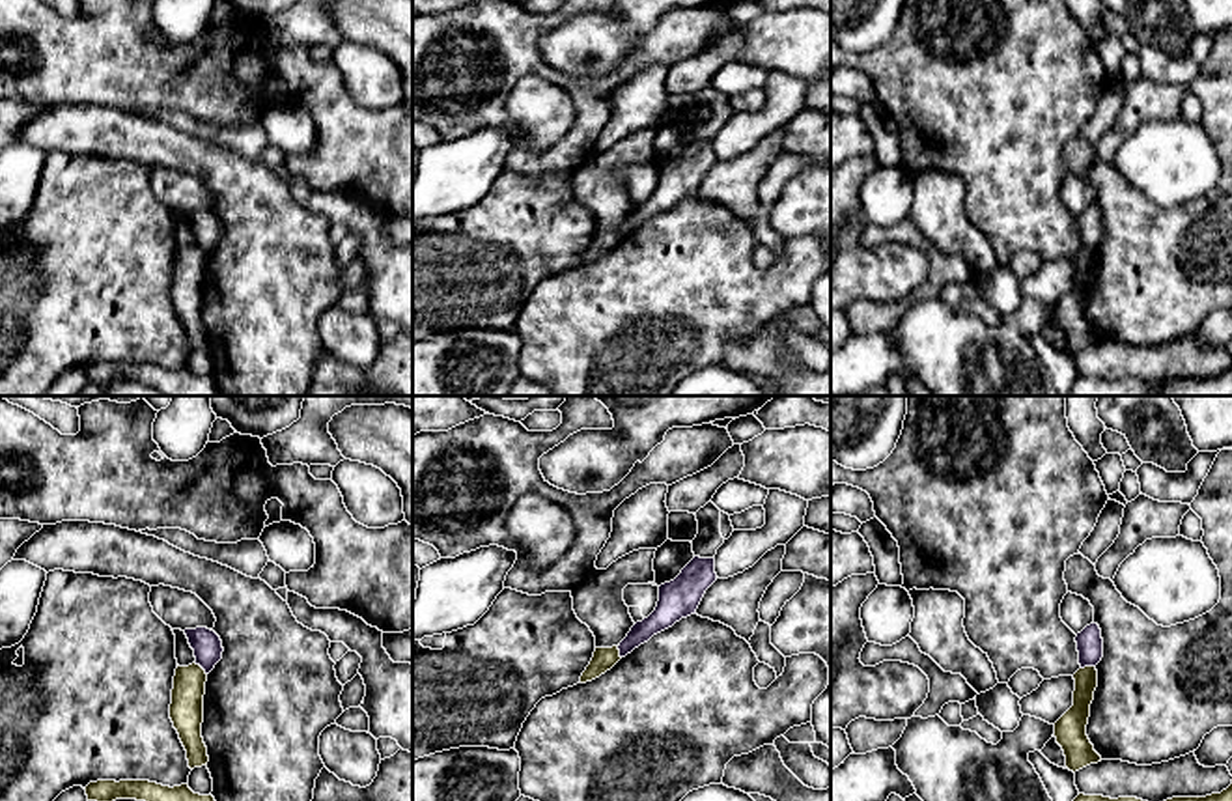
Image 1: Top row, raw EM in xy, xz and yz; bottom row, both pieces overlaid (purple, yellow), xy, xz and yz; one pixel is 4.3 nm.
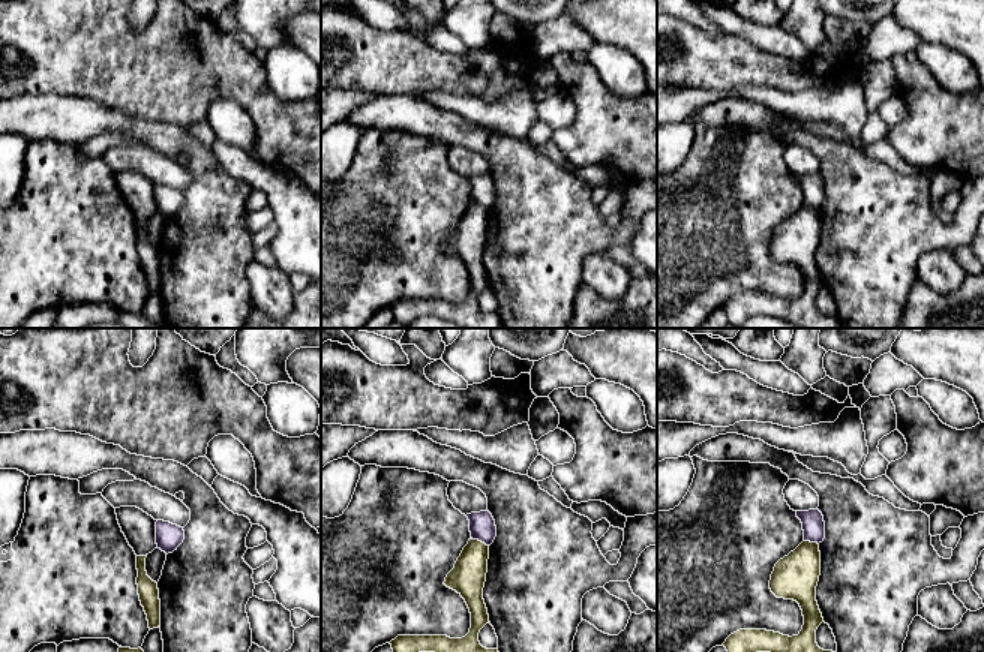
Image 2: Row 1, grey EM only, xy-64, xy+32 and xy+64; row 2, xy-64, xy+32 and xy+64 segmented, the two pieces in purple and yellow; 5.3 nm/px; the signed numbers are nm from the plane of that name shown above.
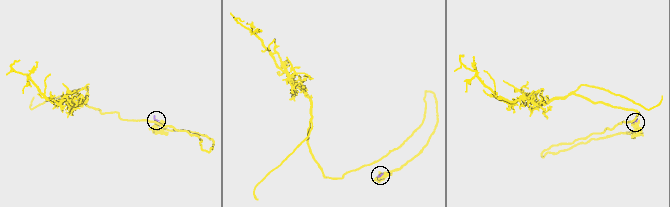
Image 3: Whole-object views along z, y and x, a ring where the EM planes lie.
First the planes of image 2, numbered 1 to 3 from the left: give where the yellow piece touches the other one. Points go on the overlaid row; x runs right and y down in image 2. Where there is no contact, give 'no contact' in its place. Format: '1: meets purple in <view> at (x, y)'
1: no contact
2: meets purple in xy+32 at (480, 540)
3: meets purple in xy+64 at (812, 541)

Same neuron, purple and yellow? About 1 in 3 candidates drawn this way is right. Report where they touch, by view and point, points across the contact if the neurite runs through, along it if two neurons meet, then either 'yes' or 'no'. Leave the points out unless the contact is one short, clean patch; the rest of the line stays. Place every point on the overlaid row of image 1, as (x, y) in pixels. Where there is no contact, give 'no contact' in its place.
meets purple in yz at (1087, 665); border along yz (1094, 665), (1081, 669); no

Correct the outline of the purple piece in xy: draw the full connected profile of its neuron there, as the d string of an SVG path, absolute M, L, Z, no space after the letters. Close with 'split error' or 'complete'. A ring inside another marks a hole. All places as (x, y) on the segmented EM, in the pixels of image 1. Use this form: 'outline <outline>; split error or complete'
outline M207 627L185 629L185 635L194 650L196 665L209 674L222 659L224 648L220 637Z; complete

